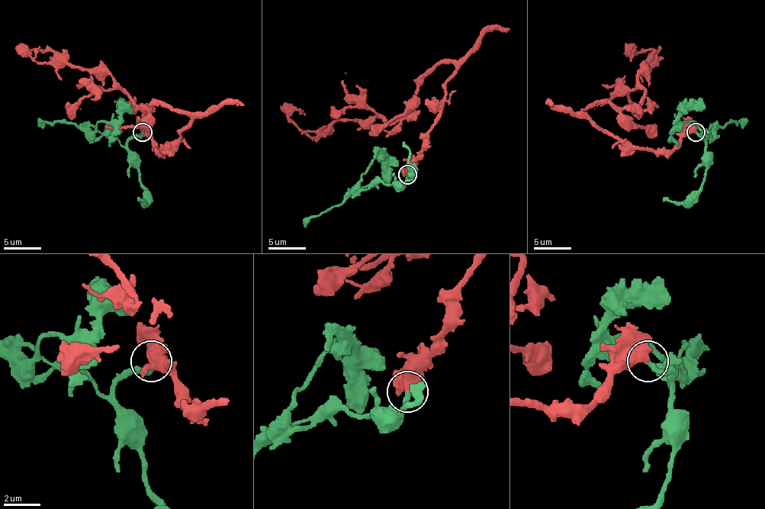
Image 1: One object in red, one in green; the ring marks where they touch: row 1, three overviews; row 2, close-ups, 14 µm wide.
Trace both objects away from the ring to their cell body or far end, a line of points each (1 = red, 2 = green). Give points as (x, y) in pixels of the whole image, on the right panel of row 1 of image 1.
1: (695, 133), (639, 149), (583, 114), (635, 106), (638, 76), (658, 50), (631, 58), (635, 46)
2: (695, 133), (705, 136), (705, 146), (708, 134), (693, 121), (679, 120), (705, 104)

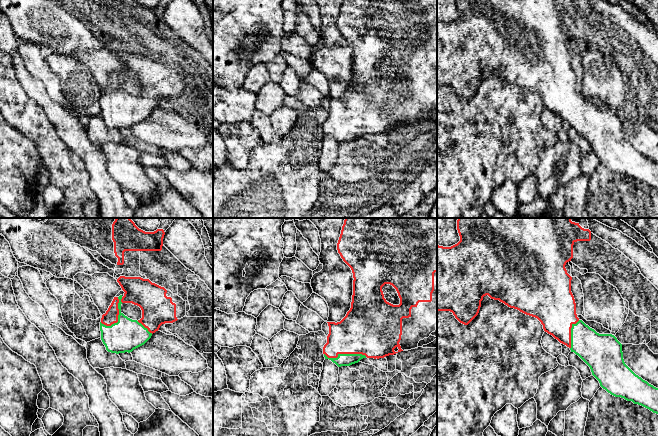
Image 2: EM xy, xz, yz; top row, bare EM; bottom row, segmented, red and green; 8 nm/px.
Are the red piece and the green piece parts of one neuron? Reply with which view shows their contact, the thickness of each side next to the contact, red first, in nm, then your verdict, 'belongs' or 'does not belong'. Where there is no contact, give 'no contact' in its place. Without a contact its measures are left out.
xy | 110/260 nm | belongs

